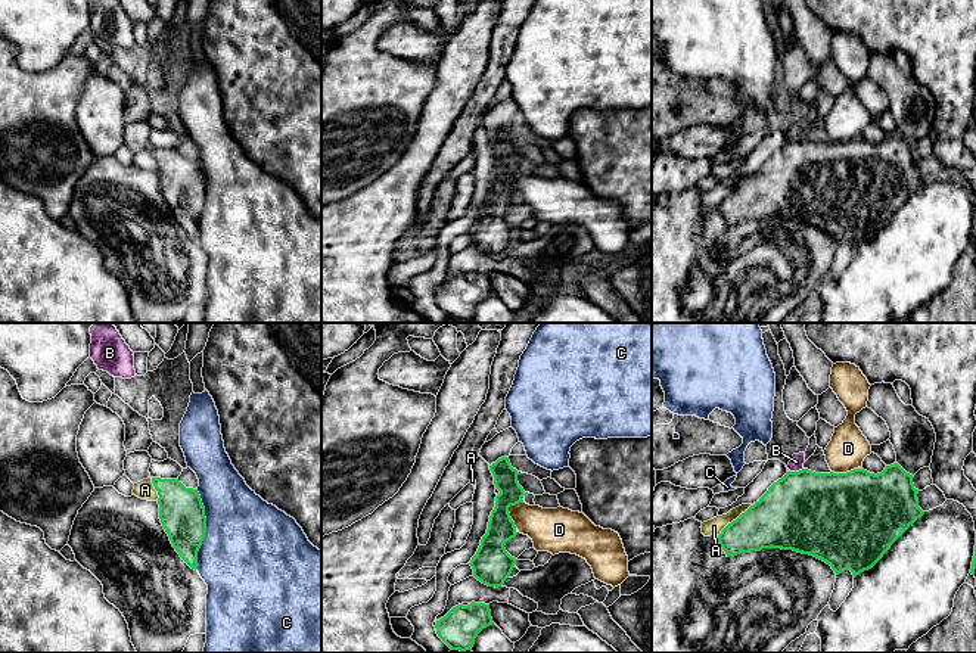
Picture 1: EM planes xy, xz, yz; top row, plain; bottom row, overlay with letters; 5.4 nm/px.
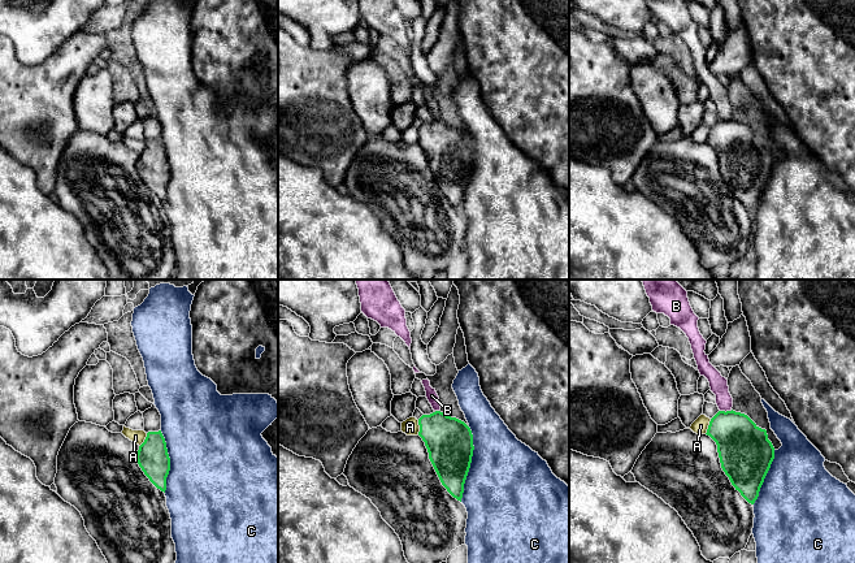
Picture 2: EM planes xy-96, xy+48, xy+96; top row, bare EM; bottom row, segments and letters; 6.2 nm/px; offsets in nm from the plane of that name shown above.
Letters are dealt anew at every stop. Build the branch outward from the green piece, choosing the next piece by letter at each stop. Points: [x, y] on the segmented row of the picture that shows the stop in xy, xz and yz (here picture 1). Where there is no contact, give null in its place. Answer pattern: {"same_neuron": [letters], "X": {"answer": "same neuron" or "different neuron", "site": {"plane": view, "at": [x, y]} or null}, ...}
{"same_neuron": [], "A": {"answer": "different neuron", "site": {"plane": "yz", "at": [737, 518]}}, "B": {"answer": "different neuron", "site": {"plane": "yz", "at": [796, 472]}}, "C": {"answer": "different neuron", "site": {"plane": "xy", "at": [205, 529]}}, "D": {"answer": "different neuron", "site": {"plane": "xz", "at": [507, 510]}}}

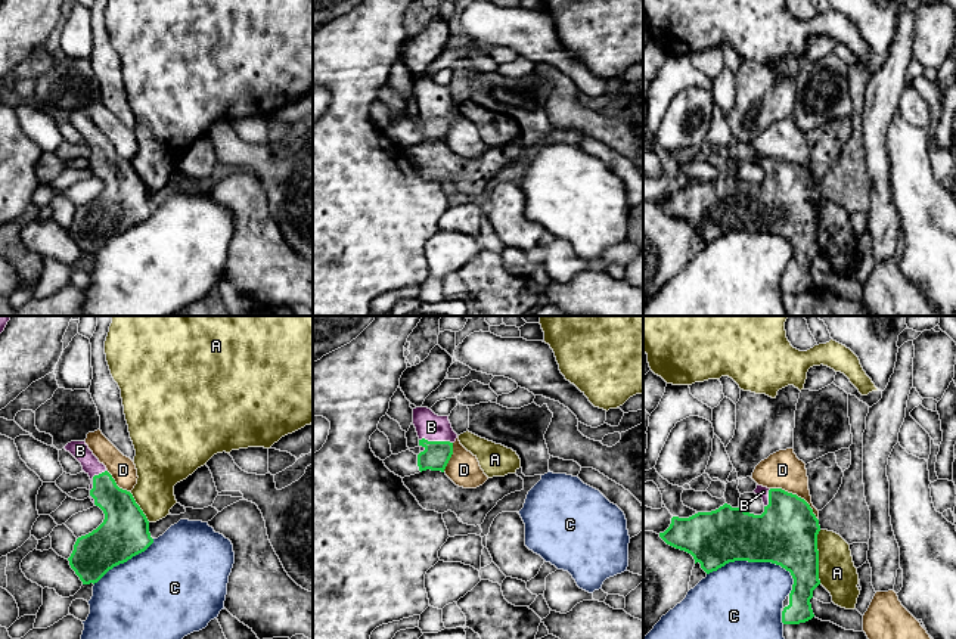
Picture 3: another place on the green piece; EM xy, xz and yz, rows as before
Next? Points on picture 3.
{"same_neuron": ["B"], "A": {"answer": "different neuron", "site": {"plane": "yz", "at": [818, 557]}}, "B": {"answer": "same neuron", "site": {"plane": "xz", "at": [435, 441]}}, "C": {"answer": "different neuron", "site": {"plane": "yz", "at": [754, 561]}}, "D": {"answer": "different neuron", "site": {"plane": "yz", "at": [795, 495]}}}

